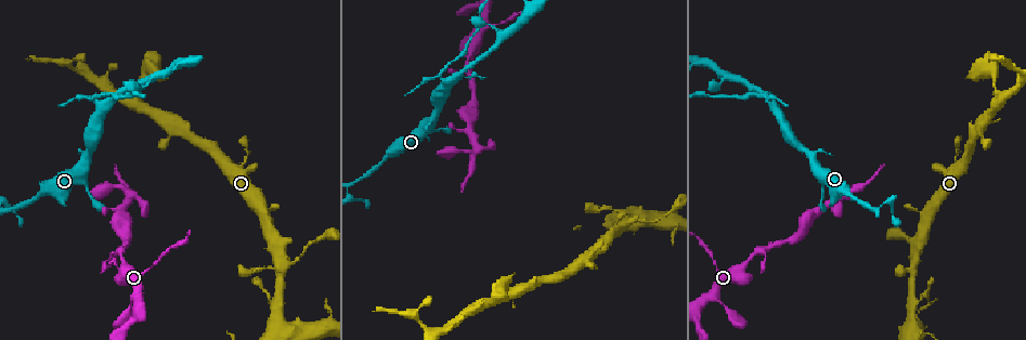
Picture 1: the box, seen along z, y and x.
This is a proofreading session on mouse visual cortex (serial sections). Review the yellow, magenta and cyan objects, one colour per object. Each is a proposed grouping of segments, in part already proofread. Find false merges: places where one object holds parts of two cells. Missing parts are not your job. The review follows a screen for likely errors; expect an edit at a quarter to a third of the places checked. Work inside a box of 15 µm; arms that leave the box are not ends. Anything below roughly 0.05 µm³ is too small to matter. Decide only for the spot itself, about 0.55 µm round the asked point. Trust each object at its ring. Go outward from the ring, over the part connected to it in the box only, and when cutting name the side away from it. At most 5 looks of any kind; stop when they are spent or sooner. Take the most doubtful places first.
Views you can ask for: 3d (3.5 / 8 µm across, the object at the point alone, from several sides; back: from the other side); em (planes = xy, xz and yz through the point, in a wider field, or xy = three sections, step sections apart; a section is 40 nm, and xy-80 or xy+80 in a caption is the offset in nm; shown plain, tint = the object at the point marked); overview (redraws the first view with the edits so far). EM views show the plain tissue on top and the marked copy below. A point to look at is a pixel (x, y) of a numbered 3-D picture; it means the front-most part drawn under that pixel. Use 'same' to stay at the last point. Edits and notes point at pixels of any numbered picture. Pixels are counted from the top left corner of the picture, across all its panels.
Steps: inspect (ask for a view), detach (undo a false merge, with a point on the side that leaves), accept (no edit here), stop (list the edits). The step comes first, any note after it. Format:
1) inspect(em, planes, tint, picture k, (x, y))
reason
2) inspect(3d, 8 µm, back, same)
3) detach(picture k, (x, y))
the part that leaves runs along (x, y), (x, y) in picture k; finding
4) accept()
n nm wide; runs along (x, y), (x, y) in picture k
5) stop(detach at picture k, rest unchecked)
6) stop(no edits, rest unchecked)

inspect(3d, 3.5 µm, picture 1, (448, 81))
three arms meet

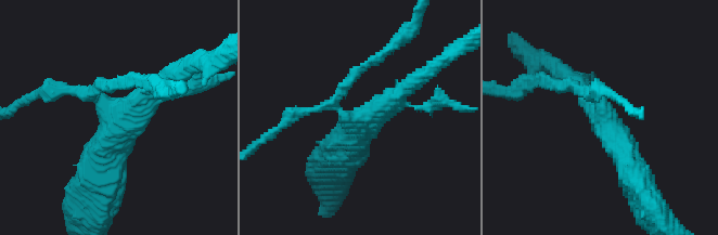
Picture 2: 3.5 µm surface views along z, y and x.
inspect(em, xy, step 3, tint, picture 2, (358, 122))

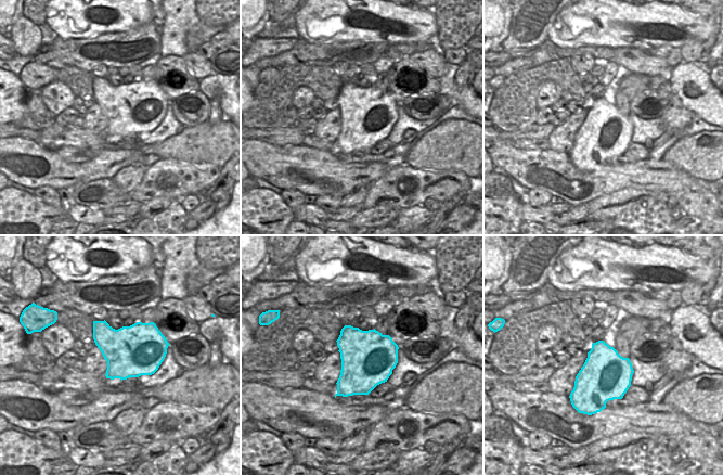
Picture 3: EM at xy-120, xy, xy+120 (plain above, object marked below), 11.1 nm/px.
detach(picture 2, (56, 92))
two cells meet here

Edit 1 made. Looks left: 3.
inspect(3d, 3.5 µm, back, picture 1, (276, 257))
arms part here

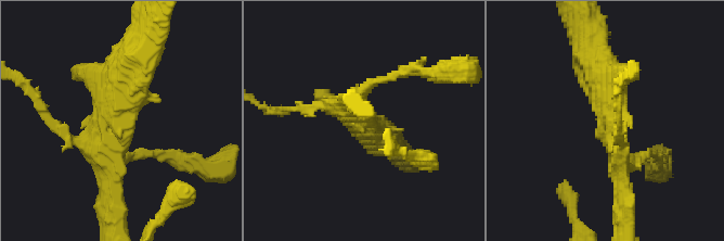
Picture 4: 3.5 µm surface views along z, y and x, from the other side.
inspect(em, xy, step 2, tint, picture 4, (610, 118))
3 arms; arms of 150, 300, 450 nm; need the tissue

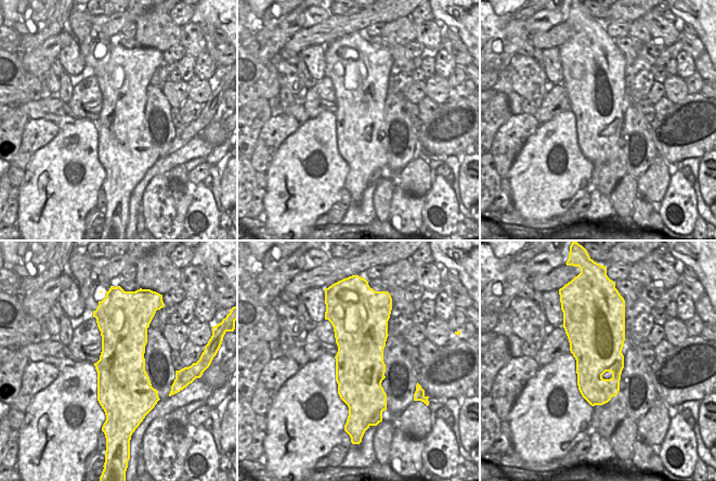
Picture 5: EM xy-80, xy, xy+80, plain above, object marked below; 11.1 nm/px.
accept()
runs along (590, 53), (606, 87), (620, 187) in picture 4; continuous, no second cell

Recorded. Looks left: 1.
stop(detach at picture 2, rest unchecked)

